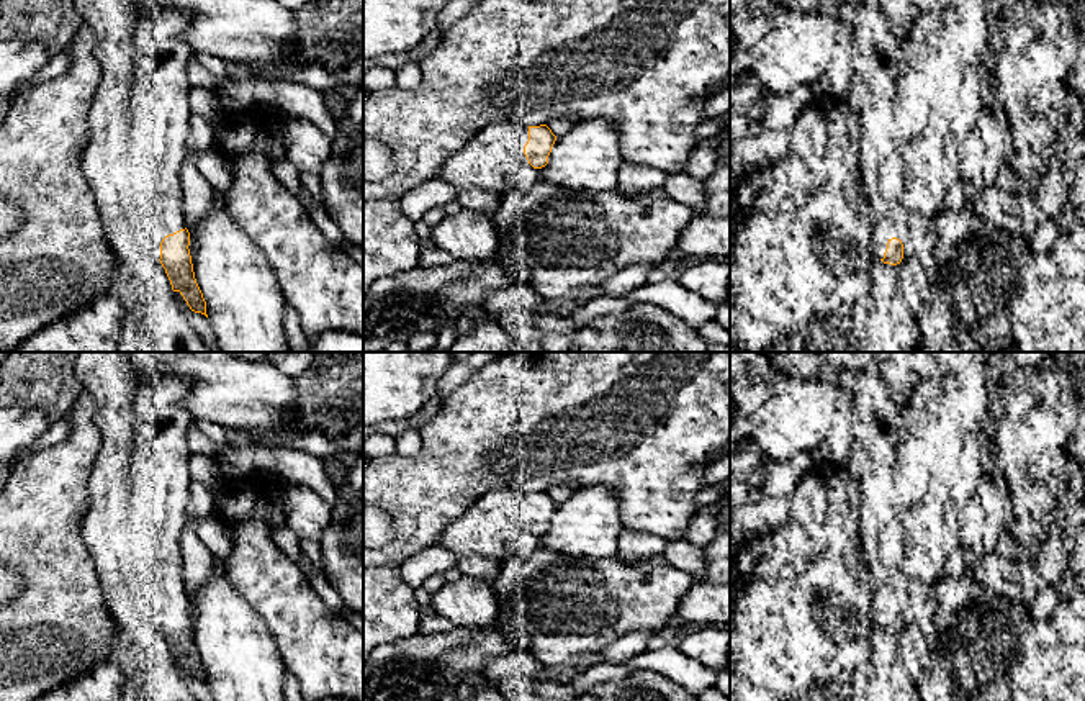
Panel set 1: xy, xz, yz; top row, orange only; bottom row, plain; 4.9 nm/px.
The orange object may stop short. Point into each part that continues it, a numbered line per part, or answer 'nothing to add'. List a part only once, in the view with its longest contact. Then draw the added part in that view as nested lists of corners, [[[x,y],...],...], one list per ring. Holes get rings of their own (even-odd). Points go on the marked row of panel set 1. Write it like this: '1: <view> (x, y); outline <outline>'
1: xy (171, 217); outline [[[170,192],[149,228],[151,254],[160,259],[160,242],[165,236],[187,228],[183,195]]]

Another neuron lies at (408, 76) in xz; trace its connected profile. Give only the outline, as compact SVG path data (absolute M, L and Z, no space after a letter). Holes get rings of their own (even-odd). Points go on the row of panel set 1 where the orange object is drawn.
M407 62L394 70L396 87L401 90L416 88L422 79L419 64Z

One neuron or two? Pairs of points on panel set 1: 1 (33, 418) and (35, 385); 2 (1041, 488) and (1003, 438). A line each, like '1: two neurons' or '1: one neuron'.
1: two neurons
2: one neuron

